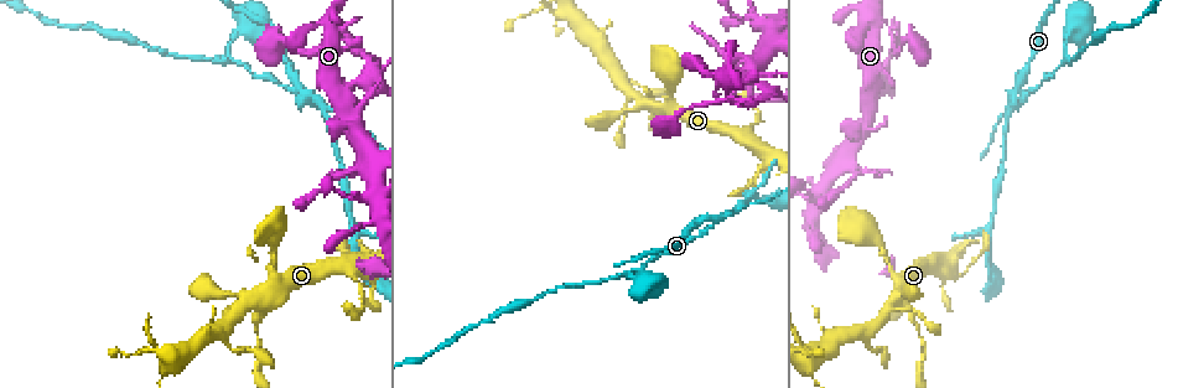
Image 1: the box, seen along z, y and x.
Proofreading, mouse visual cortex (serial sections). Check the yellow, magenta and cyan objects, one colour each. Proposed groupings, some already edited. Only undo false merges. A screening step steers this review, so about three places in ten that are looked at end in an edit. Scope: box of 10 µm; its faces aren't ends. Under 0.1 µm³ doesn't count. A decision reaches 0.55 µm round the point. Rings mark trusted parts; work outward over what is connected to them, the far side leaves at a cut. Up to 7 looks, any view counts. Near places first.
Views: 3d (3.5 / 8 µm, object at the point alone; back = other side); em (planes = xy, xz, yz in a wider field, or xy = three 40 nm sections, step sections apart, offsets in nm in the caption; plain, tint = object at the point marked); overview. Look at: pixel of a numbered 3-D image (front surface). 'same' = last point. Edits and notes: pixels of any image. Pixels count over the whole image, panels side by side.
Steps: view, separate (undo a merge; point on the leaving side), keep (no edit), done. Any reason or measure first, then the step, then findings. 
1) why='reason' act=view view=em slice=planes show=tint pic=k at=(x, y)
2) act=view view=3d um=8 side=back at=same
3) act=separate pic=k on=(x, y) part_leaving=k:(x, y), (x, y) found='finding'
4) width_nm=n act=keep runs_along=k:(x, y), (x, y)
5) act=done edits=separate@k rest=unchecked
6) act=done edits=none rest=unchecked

act=view view=3d um=3.5 pic=1 at=(276, 258)

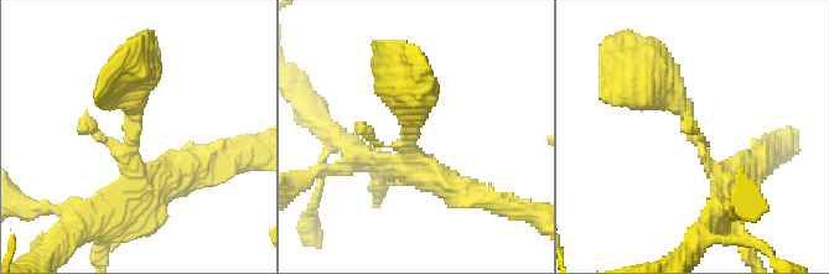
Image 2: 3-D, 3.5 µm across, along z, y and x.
act=view view=em slice=xy step=1 show=tint pic=2 at=(414, 138)

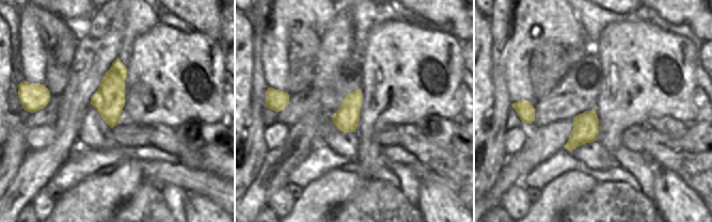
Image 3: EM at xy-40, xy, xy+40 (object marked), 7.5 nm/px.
width_nm=190 act=keep runs_along=2:(736, 180), (726, 191), (683, 107), (647, 77) found='all the same cell'

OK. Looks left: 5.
why='two arms at a narrow angle' act=view view=3d um=3.5 side=back pic=1 at=(713, 219)

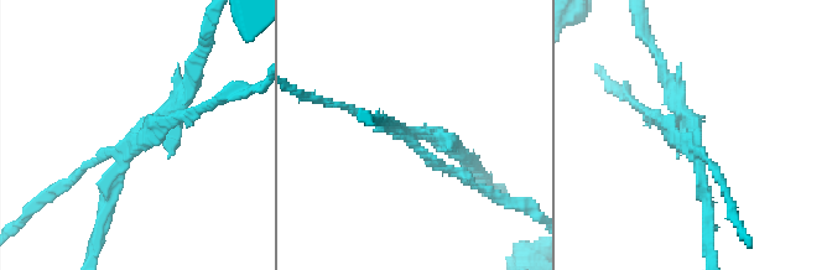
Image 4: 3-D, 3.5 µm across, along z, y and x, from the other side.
arm_widths_nm=100,150,150,200 act=separate pic=4 on=(76, 175) part_leaving=4:(412, 138), (431, 160), (499, 197) found='two cells meet here'

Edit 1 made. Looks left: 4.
why='four arms meet' act=view view=3d um=3.5 pic=1 at=(868, 99)

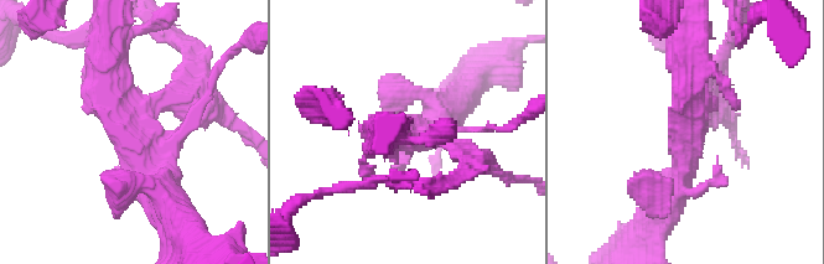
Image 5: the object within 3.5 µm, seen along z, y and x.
arms=4 arm_widths_nm=100,250,350,450 why='need the tissue' act=view view=em slice=xy step=3 show=tint pic=5 at=(687, 132)

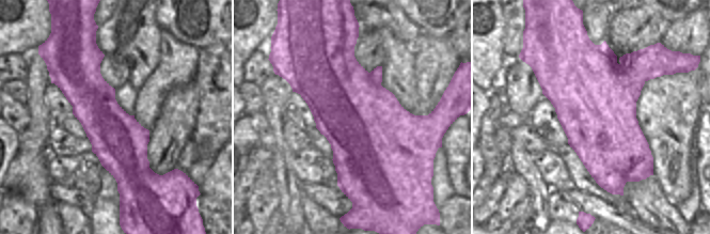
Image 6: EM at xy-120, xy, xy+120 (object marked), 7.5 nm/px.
act=separate pic=5 on=(186, 74) found='a second cell is stuck on'

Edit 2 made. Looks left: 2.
act=done edits=separate@4,separate@5 rest=unchecked

